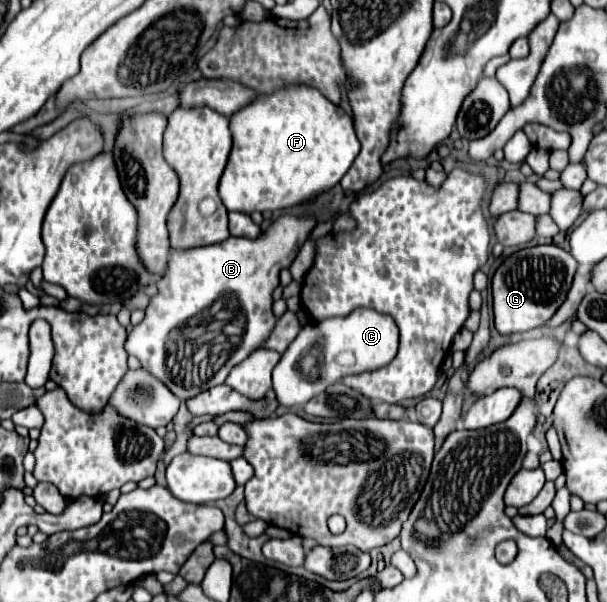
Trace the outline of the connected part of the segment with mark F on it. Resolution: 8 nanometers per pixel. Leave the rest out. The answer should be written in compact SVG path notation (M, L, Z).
M293 86L293 90L279 90L271 96L261 94L257 102L251 102L245 106L245 110L233 114L231 130L233 150L229 156L229 166L221 176L219 188L219 196L229 212L233 210L251 214L307 206L315 202L323 192L339 184L359 154L359 140L355 136L353 118L313 88Z

